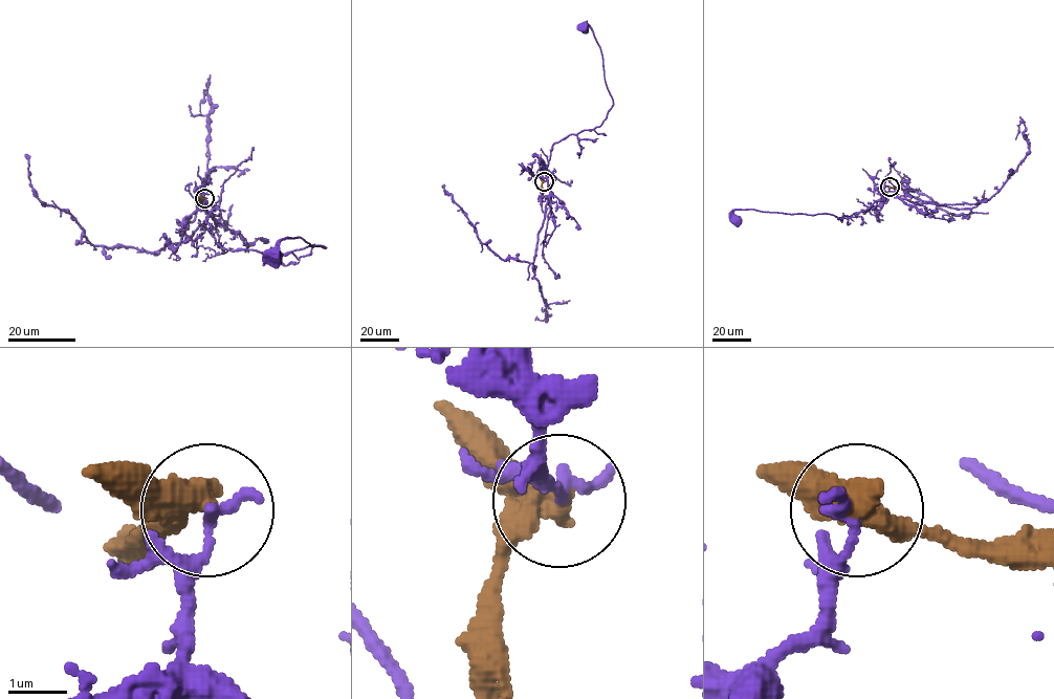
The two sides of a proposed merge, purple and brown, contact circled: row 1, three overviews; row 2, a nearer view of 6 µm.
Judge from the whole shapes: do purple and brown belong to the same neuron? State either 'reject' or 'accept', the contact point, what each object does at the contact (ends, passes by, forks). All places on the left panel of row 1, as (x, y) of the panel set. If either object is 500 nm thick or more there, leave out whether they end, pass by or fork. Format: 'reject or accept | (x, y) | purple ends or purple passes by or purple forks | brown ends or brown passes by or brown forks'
reject | (204, 198) | purple ends | brown passes by

